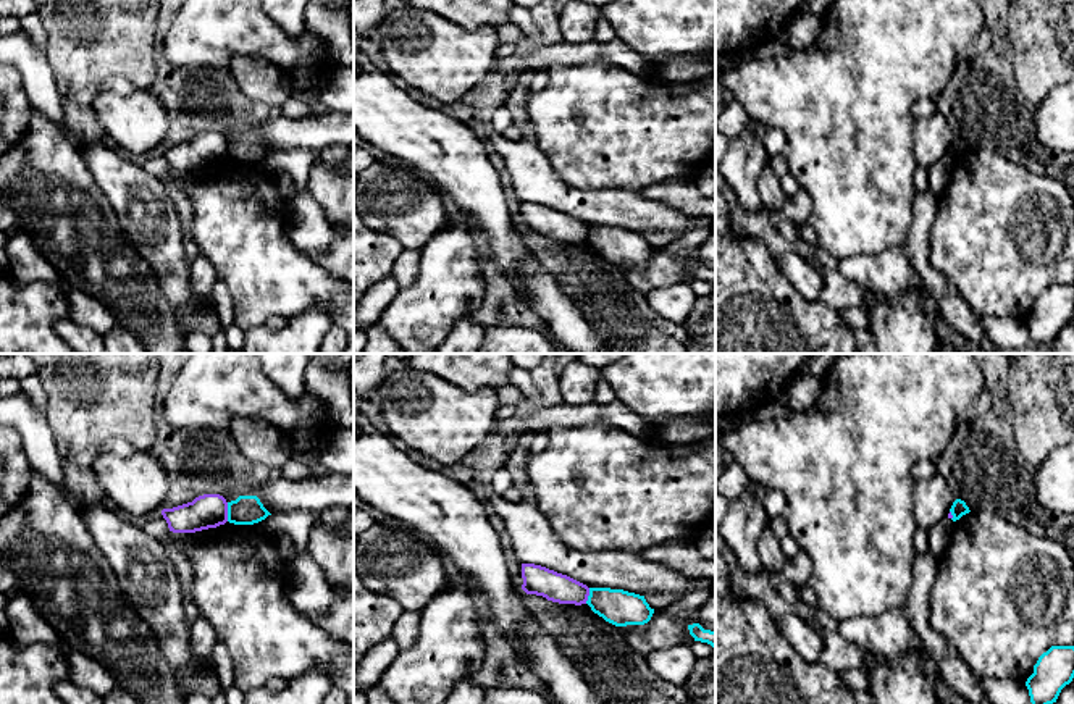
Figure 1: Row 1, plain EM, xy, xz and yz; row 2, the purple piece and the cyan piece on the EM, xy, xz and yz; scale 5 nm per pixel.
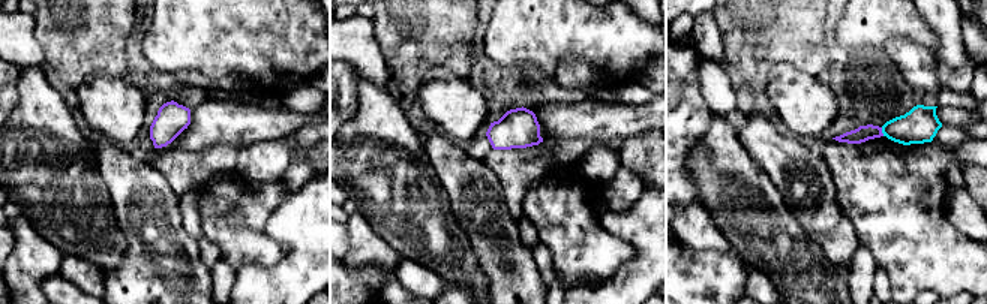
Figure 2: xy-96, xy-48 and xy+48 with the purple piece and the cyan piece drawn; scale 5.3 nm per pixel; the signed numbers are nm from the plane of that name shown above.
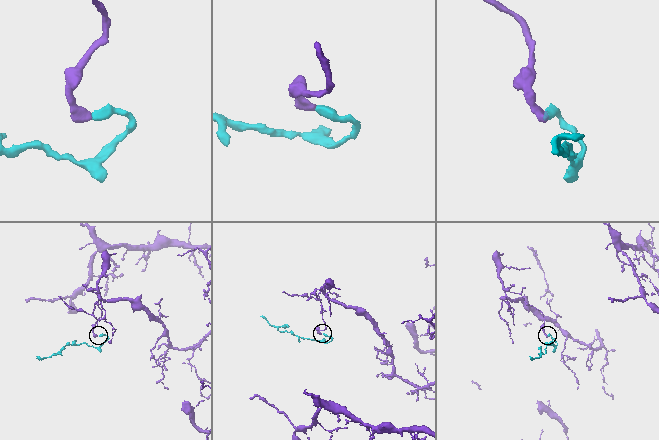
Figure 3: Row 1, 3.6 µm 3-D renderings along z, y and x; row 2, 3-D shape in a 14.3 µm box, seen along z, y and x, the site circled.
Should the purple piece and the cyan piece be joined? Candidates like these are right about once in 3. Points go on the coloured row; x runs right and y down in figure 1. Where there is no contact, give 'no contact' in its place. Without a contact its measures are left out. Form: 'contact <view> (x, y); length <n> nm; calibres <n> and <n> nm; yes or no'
contact xy (226, 512); length 100 nm; calibres 170 and 140 nm; no

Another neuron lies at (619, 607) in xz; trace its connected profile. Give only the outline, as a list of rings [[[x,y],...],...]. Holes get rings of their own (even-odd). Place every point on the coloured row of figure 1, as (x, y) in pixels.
[[[589,588],[586,604],[615,626],[644,625],[654,614],[644,596],[623,589]]]

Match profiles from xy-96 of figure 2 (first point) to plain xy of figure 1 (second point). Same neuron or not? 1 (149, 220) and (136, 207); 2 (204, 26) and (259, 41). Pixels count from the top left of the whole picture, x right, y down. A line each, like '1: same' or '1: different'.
1: same
2: same

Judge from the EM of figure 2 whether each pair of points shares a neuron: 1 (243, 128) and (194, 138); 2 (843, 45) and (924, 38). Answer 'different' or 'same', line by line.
1: same
2: same

